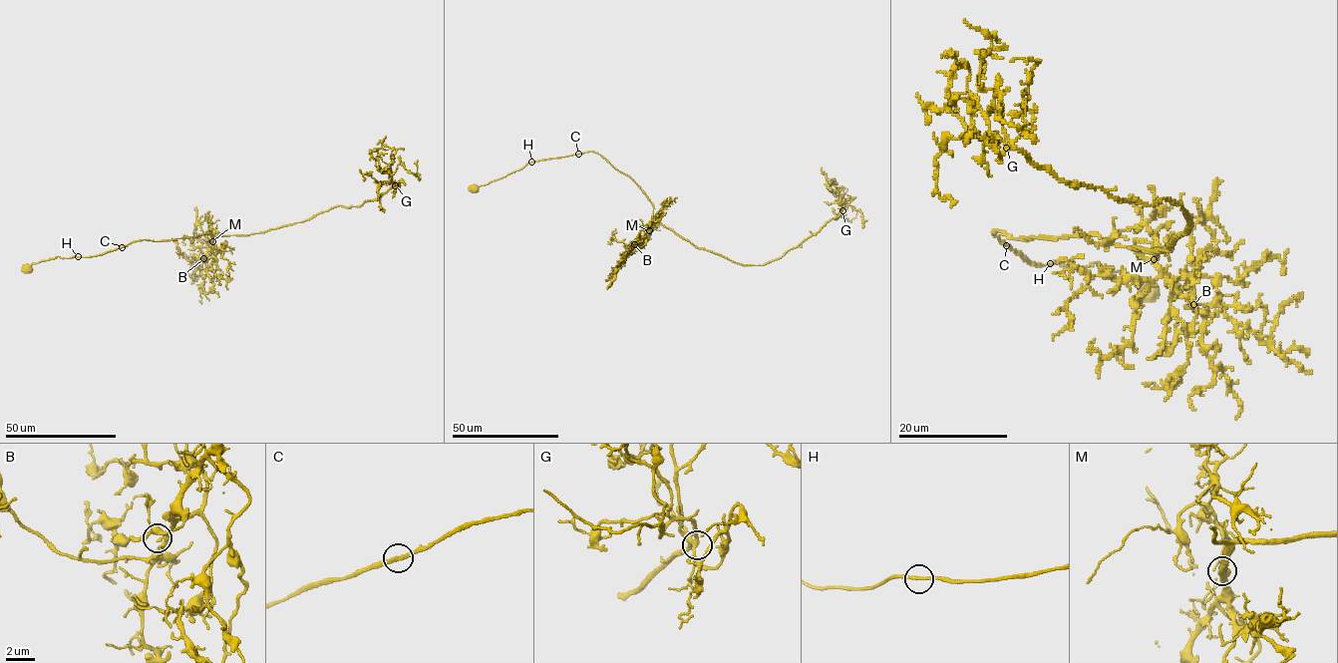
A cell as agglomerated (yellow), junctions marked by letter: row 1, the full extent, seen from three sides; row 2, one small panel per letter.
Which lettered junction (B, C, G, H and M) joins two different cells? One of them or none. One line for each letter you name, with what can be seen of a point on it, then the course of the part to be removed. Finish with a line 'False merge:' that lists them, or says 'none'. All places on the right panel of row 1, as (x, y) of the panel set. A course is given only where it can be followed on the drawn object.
False merge: none

